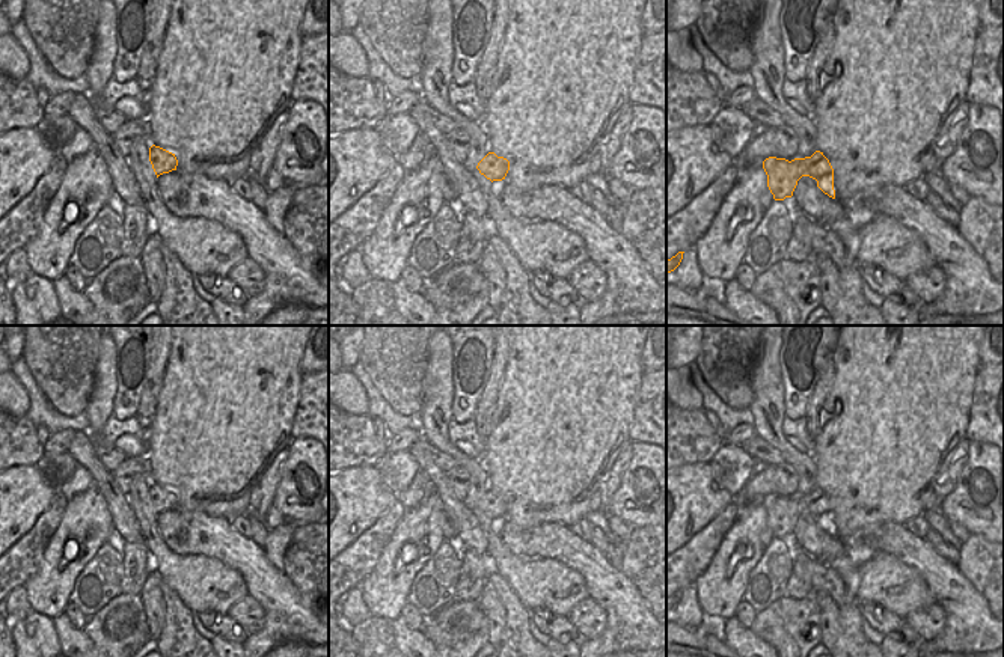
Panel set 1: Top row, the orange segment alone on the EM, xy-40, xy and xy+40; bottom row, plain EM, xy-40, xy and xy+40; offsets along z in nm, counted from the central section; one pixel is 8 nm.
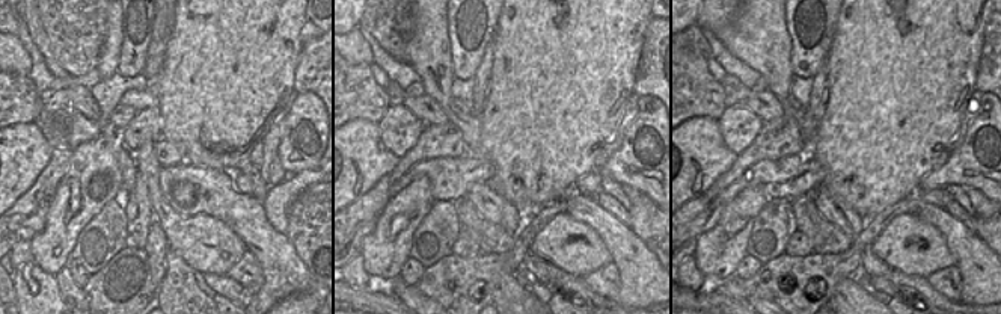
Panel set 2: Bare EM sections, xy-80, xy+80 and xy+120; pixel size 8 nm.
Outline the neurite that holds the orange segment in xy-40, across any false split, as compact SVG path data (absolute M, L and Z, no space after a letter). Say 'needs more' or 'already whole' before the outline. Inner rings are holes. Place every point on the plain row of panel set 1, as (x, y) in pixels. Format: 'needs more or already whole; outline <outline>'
already whole; outline M152 482L149 485L149 499L152 502L152 506L157 512L157 515L163 511L169 511L172 508L176 508L178 497L175 491Z

